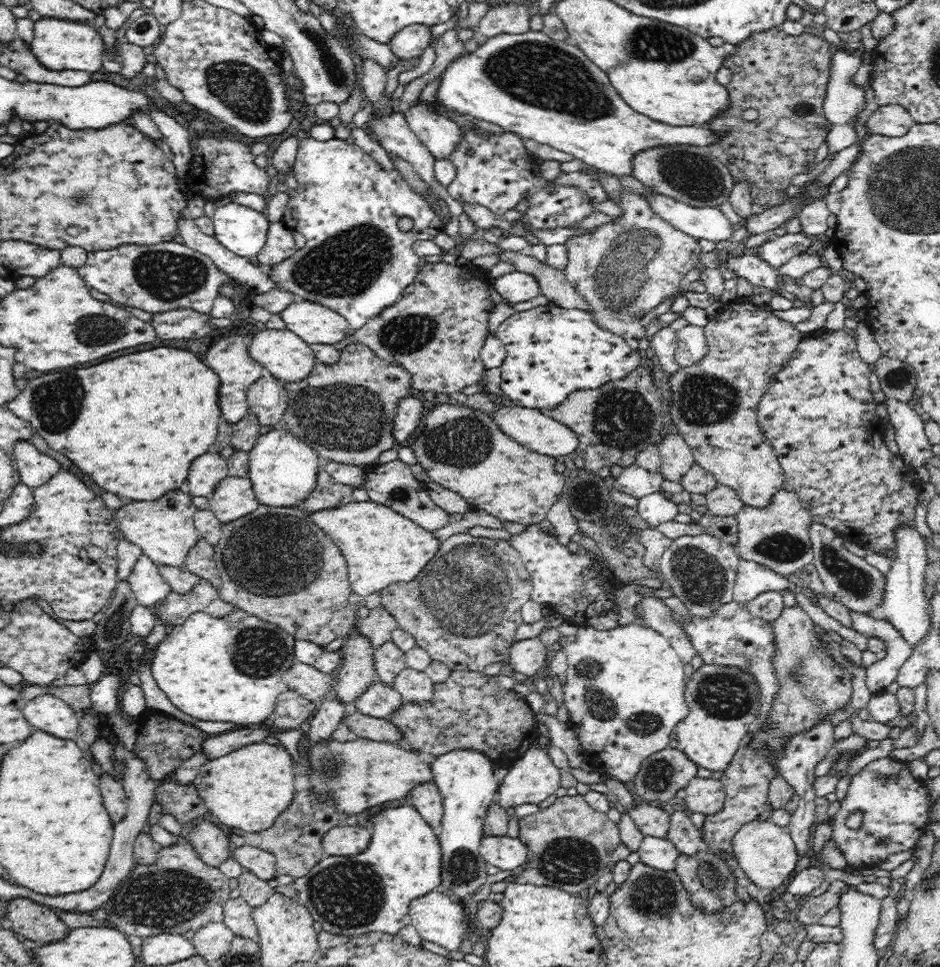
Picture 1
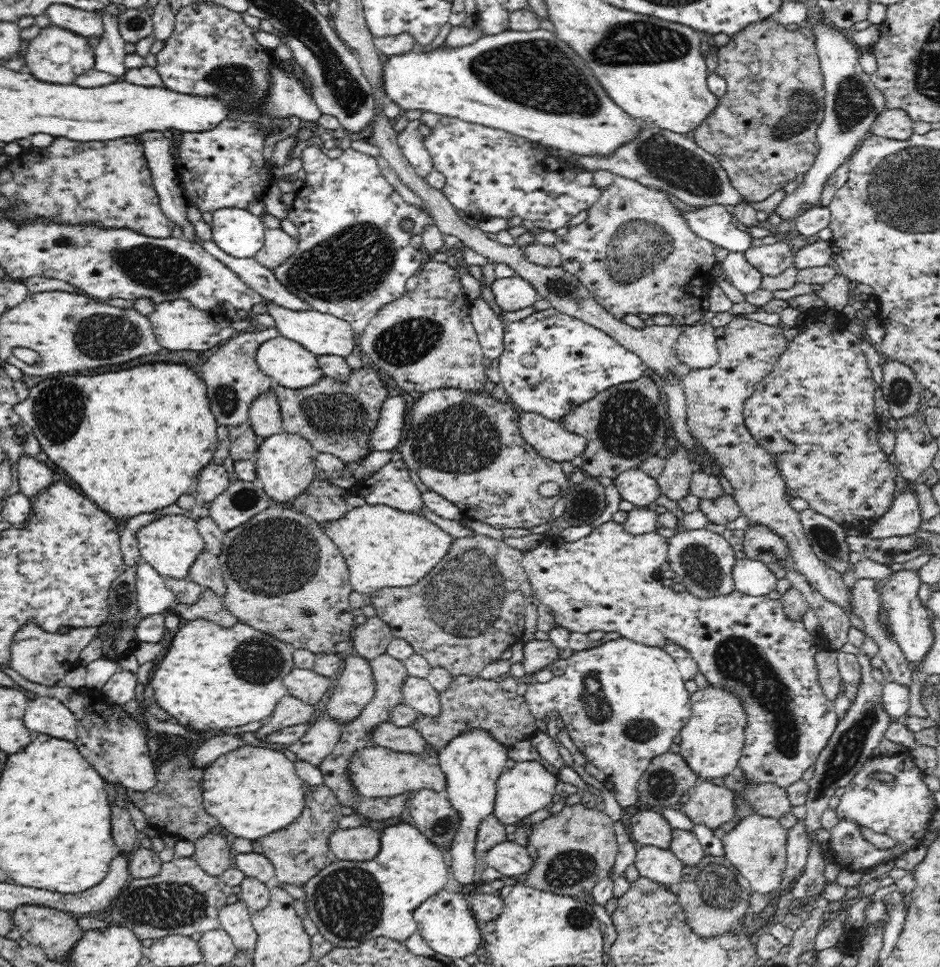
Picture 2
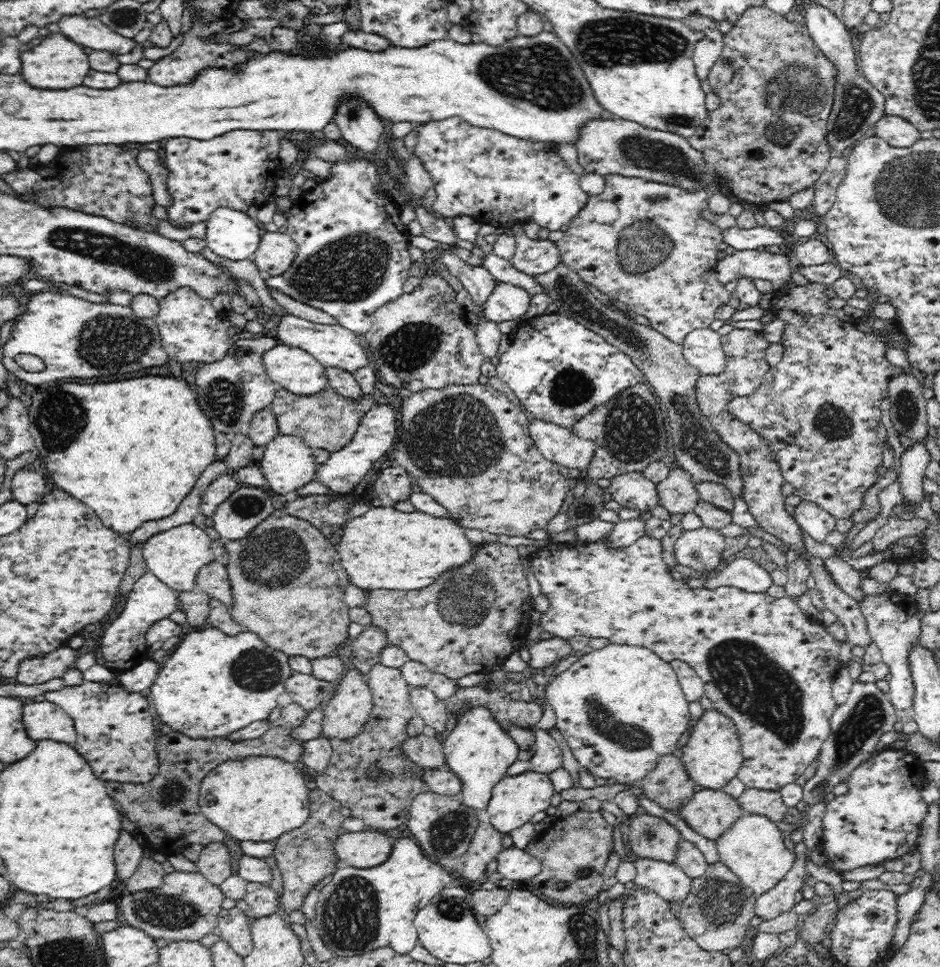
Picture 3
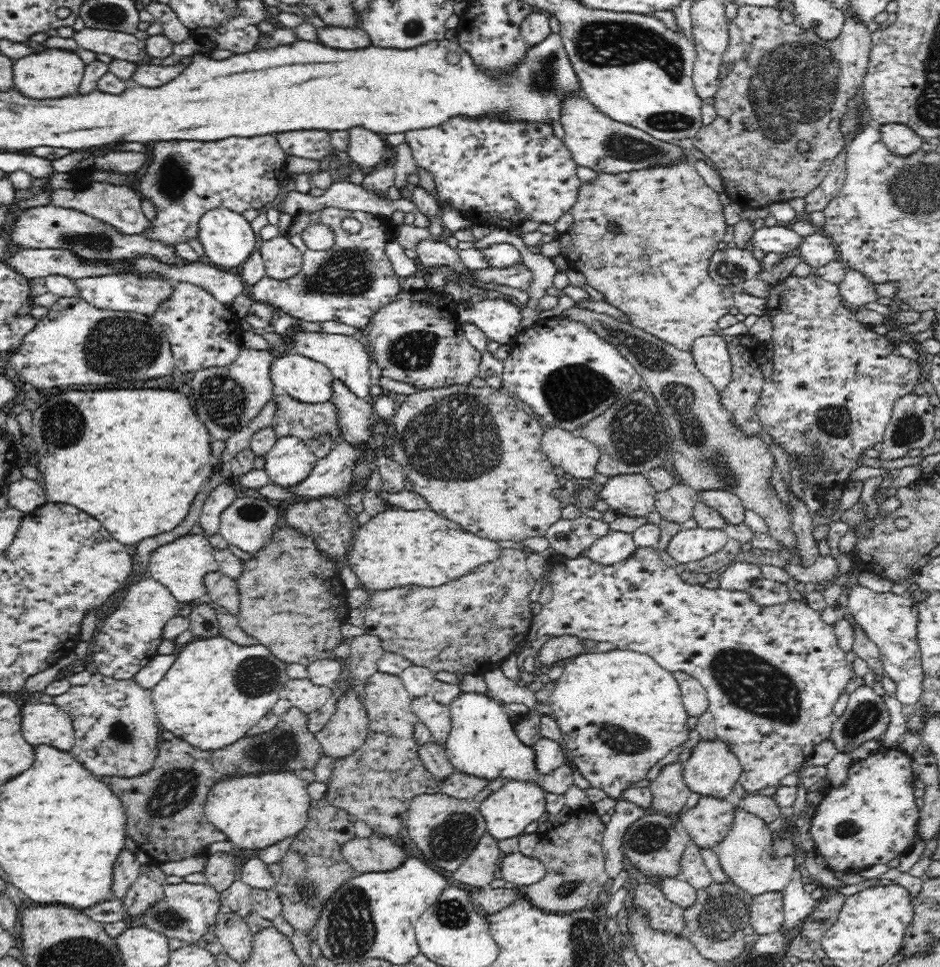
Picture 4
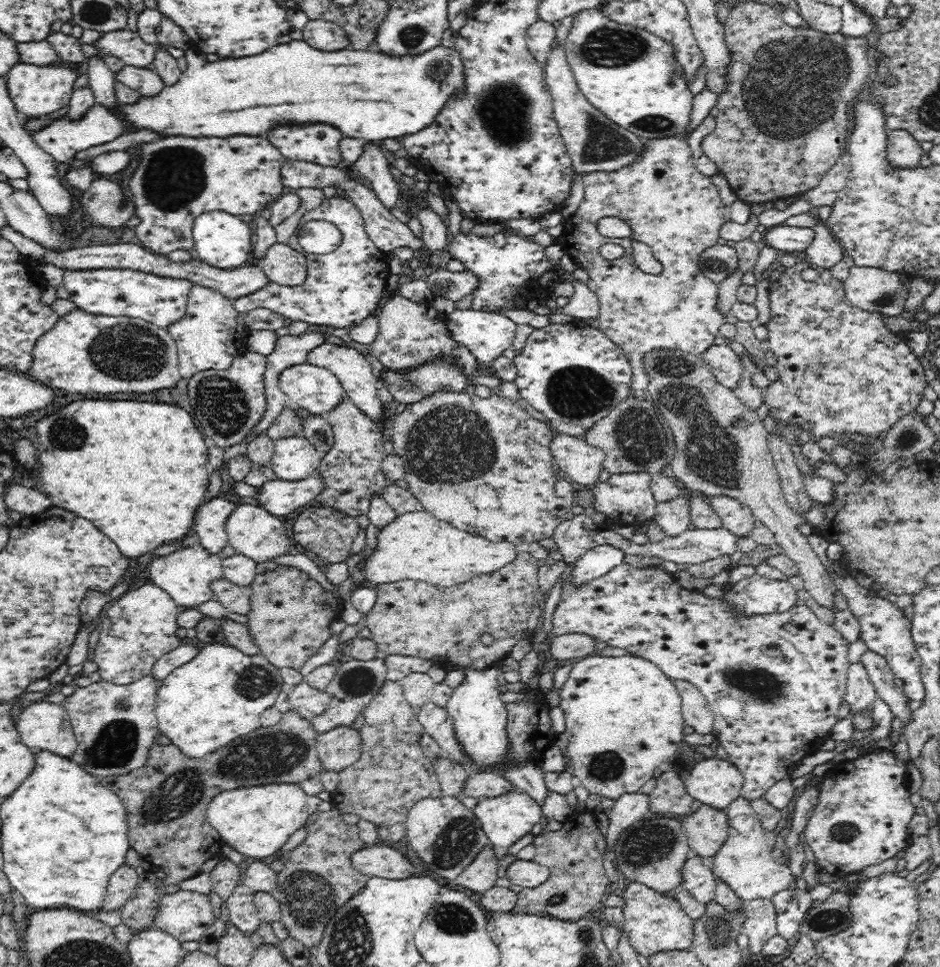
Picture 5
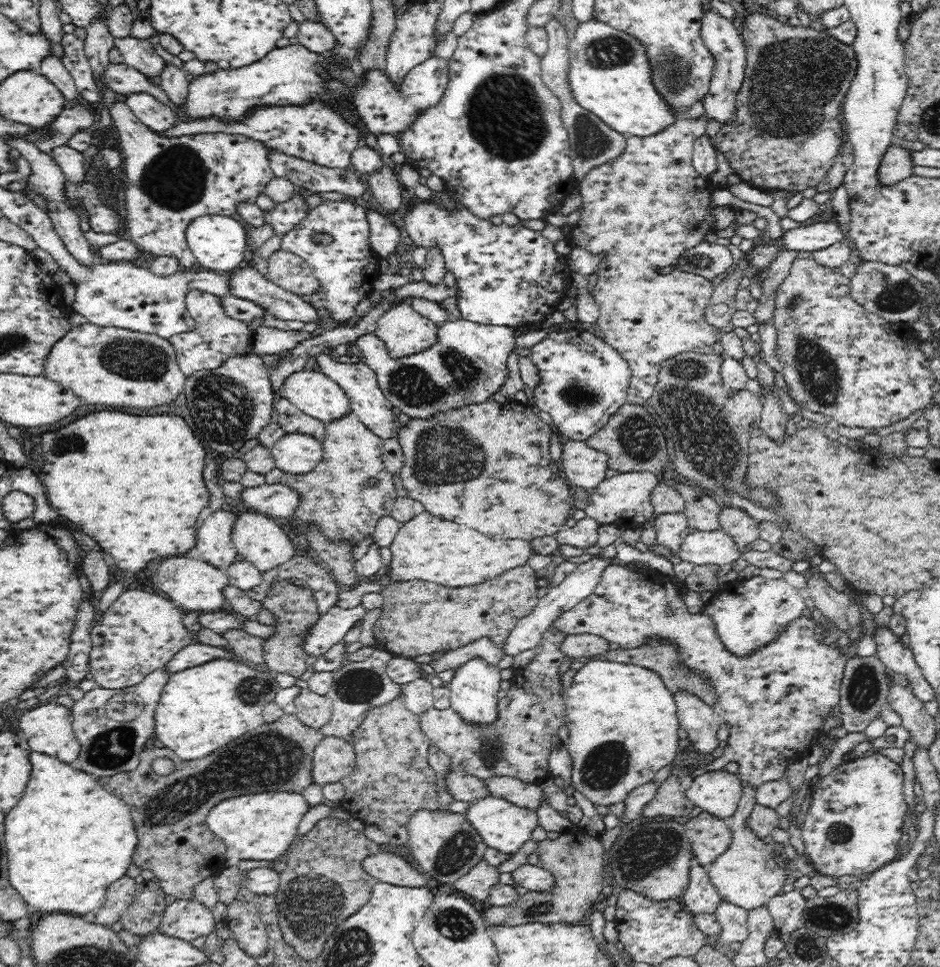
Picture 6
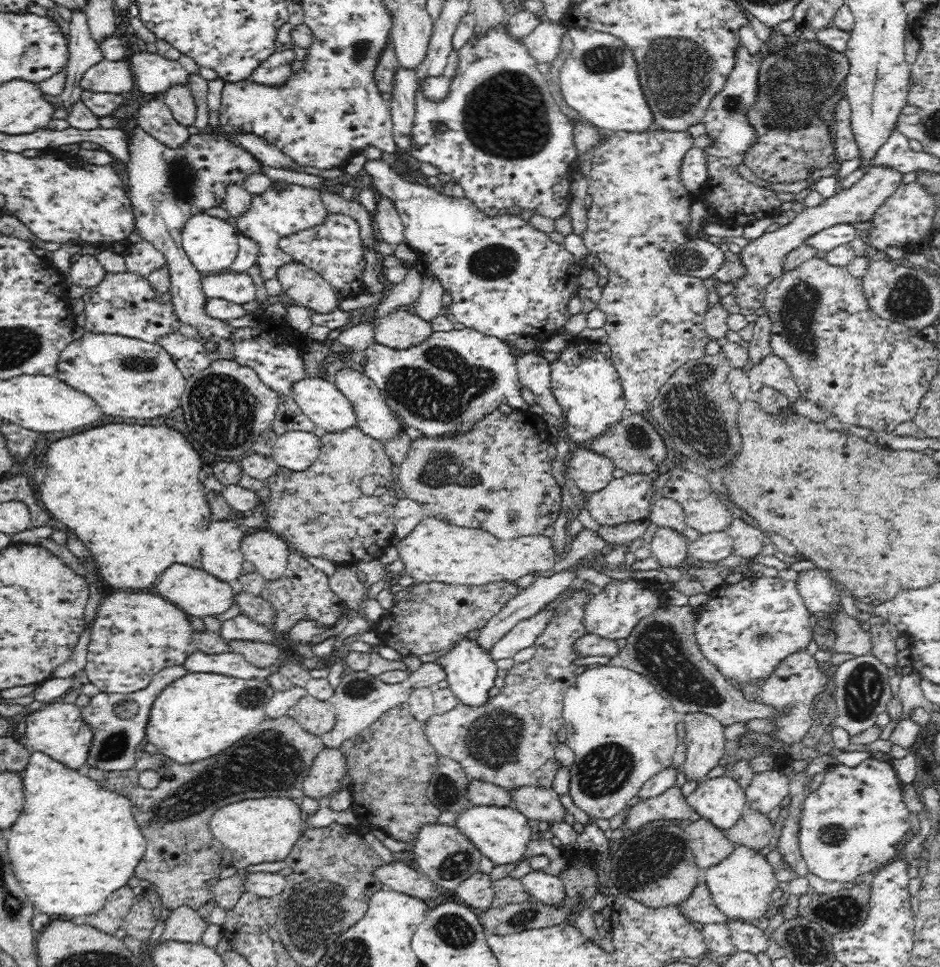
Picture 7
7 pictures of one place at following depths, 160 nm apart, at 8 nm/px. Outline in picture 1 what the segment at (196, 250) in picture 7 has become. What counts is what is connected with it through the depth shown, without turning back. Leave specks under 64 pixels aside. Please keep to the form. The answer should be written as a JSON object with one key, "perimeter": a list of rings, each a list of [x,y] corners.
{"perimeter":[[[232,201],[218,208],[213,216],[214,236],[229,251],[250,258],[264,248],[271,223],[265,212],[240,206]]]}

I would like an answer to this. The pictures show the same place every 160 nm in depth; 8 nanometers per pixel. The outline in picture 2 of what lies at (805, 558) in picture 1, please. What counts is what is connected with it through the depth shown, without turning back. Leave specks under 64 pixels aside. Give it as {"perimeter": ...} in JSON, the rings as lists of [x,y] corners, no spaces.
{"perimeter":[[[752,524],[751,528],[745,532],[743,551],[748,559],[766,564],[778,563],[791,554],[789,547],[781,540],[780,536],[758,524]]]}

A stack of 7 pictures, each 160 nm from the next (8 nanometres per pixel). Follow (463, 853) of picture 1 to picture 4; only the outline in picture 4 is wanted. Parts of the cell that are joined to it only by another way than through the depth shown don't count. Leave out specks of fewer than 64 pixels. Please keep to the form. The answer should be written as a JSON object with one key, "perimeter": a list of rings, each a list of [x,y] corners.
{"perimeter":[[[462,692],[448,705],[451,731],[444,747],[456,770],[486,780],[501,778],[540,785],[542,774],[536,768],[535,750],[518,739],[511,722],[512,714],[505,711],[502,703],[487,694]]]}

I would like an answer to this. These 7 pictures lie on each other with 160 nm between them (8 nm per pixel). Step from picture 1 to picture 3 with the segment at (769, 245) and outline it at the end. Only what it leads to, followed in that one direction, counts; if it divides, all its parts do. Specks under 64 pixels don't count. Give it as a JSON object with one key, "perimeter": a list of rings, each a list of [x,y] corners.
{"perimeter":[[[736,250],[716,262],[715,271],[725,285],[738,279],[765,280],[777,290],[791,281],[790,257],[784,252],[770,254],[766,250]]]}

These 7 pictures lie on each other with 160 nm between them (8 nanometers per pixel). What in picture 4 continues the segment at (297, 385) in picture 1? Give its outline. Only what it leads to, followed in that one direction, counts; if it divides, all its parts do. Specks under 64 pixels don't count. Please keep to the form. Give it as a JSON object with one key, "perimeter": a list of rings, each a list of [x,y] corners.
{"perimeter":[[[276,394],[274,397],[276,398],[276,416],[271,428],[279,438],[294,436],[306,442],[317,435],[328,433],[337,442],[342,441],[336,408],[331,401],[326,404],[304,404],[286,394]]]}

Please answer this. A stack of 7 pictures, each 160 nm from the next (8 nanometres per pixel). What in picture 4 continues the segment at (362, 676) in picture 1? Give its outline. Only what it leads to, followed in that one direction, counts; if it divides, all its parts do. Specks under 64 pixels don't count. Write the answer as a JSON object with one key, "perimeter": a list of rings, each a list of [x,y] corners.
{"perimeter":[[[356,692],[339,698],[336,712],[326,726],[315,732],[324,755],[336,762],[356,752],[367,739],[368,717]]]}

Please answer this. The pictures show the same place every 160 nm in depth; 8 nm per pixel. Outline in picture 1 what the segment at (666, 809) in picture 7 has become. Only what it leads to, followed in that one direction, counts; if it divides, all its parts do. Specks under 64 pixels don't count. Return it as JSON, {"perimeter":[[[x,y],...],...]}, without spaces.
{"perimeter":[[[666,747],[660,752],[650,755],[633,778],[632,786],[643,802],[666,802],[676,796],[676,792],[685,789],[691,778],[696,777],[698,767],[680,748]]]}

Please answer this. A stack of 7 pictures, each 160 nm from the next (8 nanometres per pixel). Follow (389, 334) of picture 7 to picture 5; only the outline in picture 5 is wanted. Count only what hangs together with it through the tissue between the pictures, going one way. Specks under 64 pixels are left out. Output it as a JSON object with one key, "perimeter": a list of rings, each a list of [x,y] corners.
{"perimeter":[[[393,293],[386,302],[376,311],[376,317],[379,324],[379,331],[376,340],[369,346],[371,353],[380,360],[386,368],[392,370],[404,370],[404,368],[412,368],[412,366],[420,366],[432,358],[436,358],[438,354],[451,356],[453,360],[457,360],[457,366],[461,366],[463,372],[472,374],[476,372],[476,358],[468,351],[464,345],[458,345],[448,333],[446,326],[447,316],[437,312],[430,304],[421,305],[405,299],[403,296]]]}

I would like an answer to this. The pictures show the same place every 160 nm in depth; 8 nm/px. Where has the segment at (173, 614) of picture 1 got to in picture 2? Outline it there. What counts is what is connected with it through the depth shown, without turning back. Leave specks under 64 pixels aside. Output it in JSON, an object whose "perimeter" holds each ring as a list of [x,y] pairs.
{"perimeter":[[[203,589],[200,600],[193,605],[176,603],[172,611],[186,620],[206,619],[224,628],[233,627],[239,620],[224,604],[223,597],[210,589]]]}

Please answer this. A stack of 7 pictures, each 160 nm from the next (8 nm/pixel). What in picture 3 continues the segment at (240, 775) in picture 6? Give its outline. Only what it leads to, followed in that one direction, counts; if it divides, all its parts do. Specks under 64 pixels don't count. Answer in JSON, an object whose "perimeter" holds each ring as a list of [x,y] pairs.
{"perimeter":[[[288,704],[281,709],[280,717],[271,722],[266,734],[257,739],[238,742],[224,737],[193,739],[178,731],[160,734],[156,743],[159,768],[152,780],[138,784],[104,781],[104,786],[108,788],[108,794],[118,802],[120,812],[134,824],[136,833],[141,834],[154,853],[163,854],[167,858],[171,854],[182,853],[192,844],[206,846],[210,843],[222,843],[228,834],[210,822],[199,807],[202,779],[223,762],[248,757],[271,756],[297,764],[303,755],[304,741],[296,740],[292,734],[306,716],[307,710],[299,704]]]}

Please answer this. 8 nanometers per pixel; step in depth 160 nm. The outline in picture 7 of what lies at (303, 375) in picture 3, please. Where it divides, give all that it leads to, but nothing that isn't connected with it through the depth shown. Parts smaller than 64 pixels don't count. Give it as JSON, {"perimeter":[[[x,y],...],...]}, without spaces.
{"perimeter":[[[308,377],[299,380],[295,382],[291,397],[302,413],[325,433],[357,427],[353,405],[332,379]]]}

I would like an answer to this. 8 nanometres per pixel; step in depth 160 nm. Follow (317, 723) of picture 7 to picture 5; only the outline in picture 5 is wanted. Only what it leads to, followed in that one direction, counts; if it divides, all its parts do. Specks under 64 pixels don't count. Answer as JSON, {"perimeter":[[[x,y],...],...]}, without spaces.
{"perimeter":[[[304,680],[292,688],[292,692],[288,694],[288,700],[302,718],[310,721],[328,708],[331,697],[325,691],[312,688]]]}

